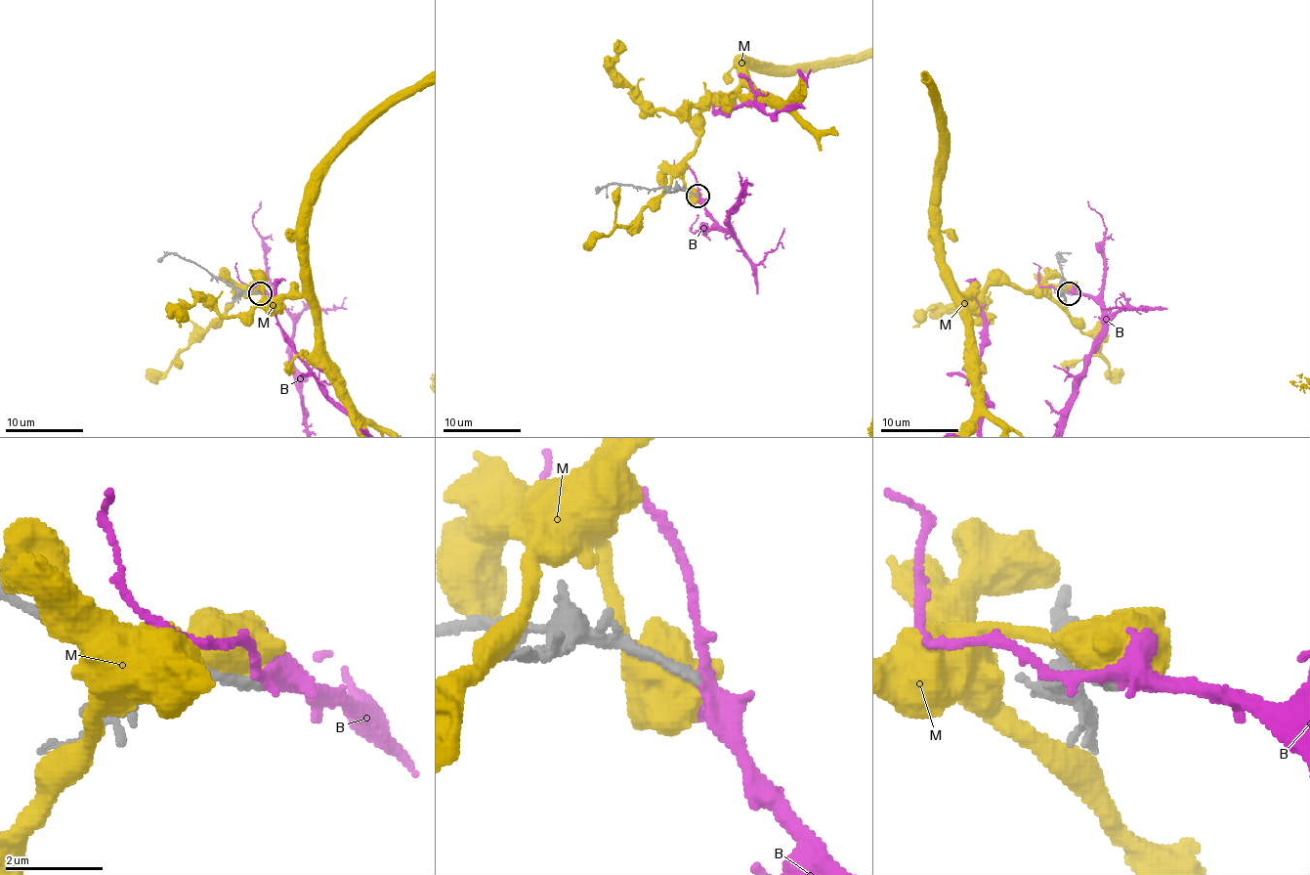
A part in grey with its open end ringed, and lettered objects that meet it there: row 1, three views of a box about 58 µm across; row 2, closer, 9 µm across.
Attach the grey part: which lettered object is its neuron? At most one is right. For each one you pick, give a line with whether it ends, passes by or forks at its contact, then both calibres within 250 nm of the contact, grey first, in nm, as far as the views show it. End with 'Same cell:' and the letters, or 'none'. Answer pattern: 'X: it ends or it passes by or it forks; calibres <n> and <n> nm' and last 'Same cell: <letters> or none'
B: it forks; calibres 200 and 320 nm
Same cell: B

